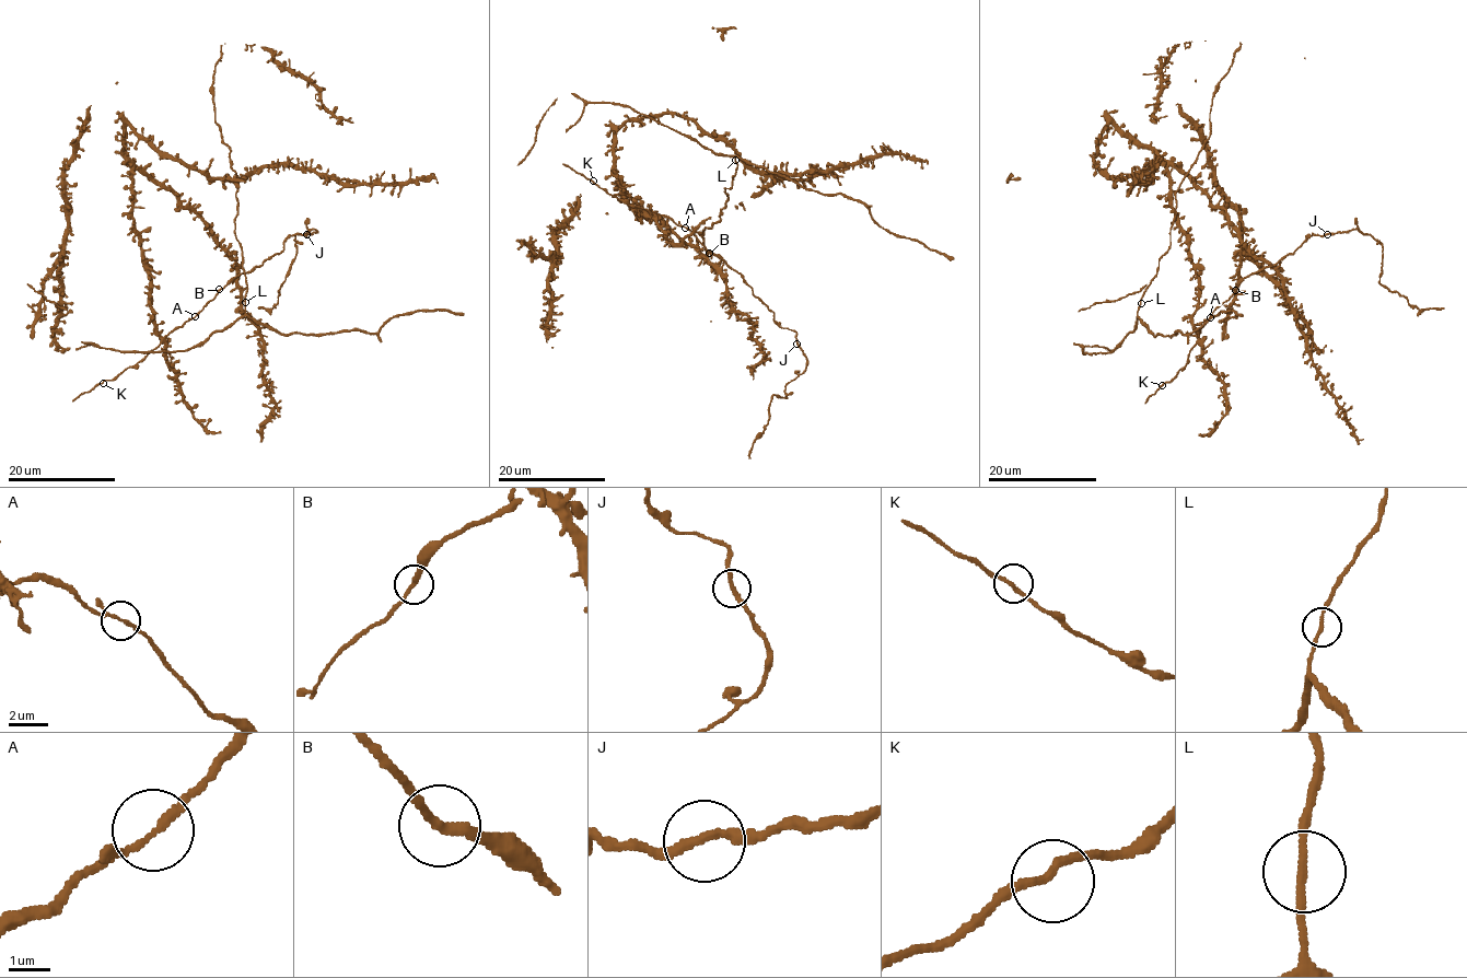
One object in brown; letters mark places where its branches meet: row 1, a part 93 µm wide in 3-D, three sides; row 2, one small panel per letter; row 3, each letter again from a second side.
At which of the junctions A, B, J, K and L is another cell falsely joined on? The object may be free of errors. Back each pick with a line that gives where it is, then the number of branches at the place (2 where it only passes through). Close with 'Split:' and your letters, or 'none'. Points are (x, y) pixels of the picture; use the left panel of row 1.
Split: none

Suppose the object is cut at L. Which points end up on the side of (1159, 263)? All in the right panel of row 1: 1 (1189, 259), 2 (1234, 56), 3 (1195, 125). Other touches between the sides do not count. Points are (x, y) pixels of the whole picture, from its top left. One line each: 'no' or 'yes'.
1: no
2: yes
3: no

